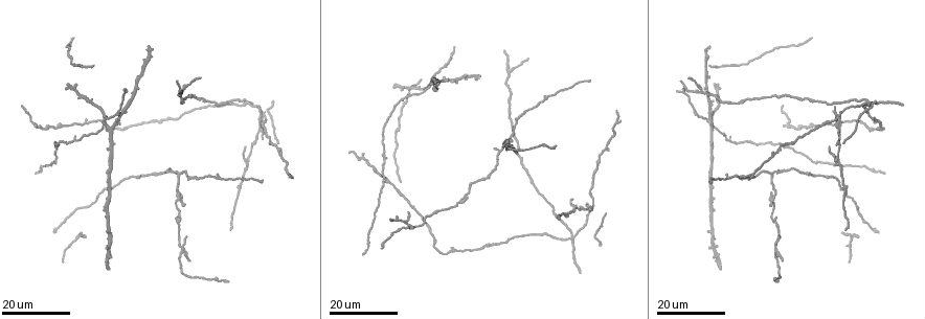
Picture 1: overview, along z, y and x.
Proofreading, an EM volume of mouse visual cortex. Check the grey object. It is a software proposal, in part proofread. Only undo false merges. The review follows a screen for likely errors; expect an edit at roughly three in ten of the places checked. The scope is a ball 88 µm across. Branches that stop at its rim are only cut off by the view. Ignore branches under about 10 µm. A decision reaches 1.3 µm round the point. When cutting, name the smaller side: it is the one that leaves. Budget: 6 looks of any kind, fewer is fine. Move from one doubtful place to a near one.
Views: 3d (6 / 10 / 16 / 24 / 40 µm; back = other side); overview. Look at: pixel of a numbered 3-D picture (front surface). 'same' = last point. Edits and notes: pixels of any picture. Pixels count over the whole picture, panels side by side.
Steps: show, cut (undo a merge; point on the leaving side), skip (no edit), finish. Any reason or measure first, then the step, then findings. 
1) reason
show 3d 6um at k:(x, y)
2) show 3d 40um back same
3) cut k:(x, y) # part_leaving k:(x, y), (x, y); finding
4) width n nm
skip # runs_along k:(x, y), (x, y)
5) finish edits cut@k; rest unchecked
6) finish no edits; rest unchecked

show 3d 16um at 1:(372, 164)

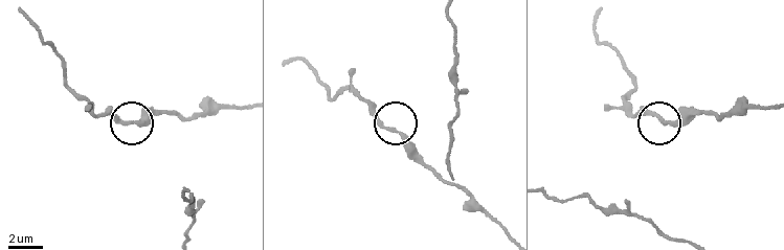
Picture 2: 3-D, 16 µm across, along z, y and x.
show 3d 10um at 2:(406, 138)

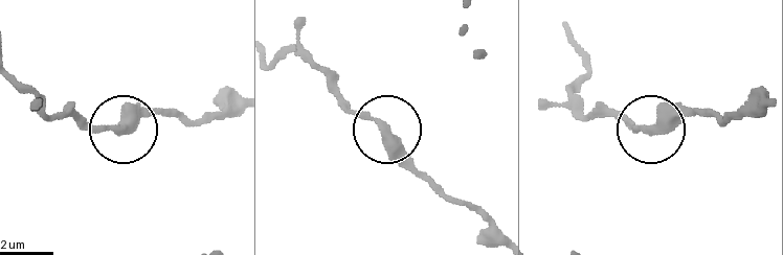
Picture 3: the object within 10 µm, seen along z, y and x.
width 300 nm
skip # runs_along 3:(501, 235), (441, 194), (394, 134), (329, 89); all the same neuron

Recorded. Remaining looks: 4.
three arms meet
show 3d 24um at 1:(105, 121)

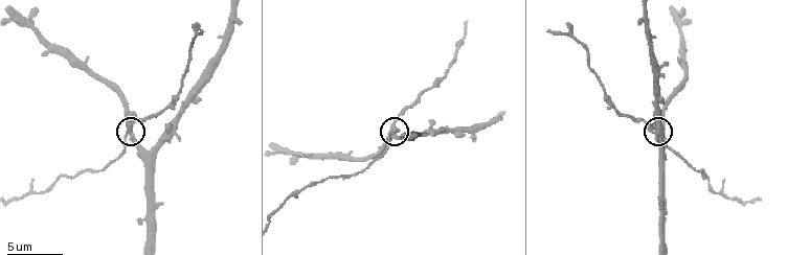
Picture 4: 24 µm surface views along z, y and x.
show 3d 10um at 4:(133, 132)

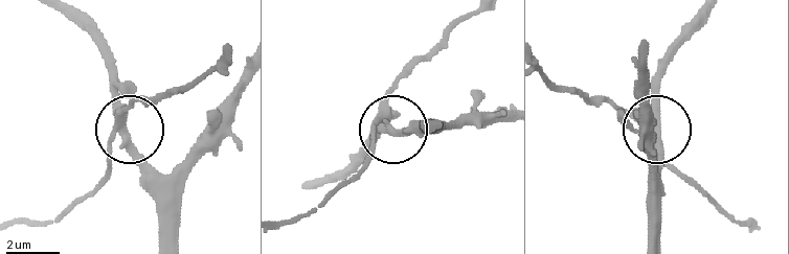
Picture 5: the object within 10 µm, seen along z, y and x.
arms 3
skip # one neuron here

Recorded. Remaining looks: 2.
three-way junction
show 3d 24um at 1:(263, 115)

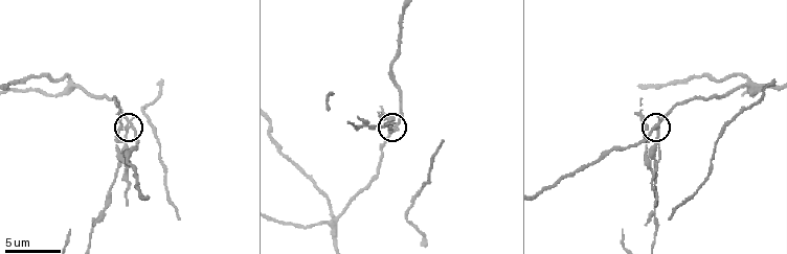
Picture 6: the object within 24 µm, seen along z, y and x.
show 3d 10um at 6:(395, 127)

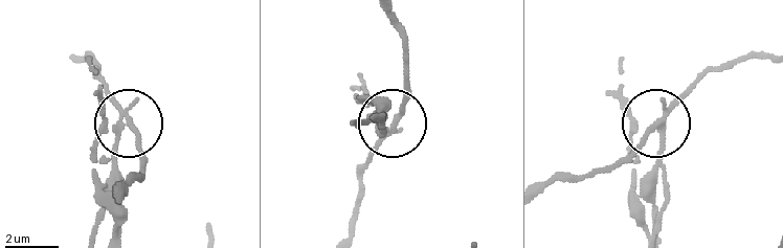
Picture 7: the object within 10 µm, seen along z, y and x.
arms 3
cut 7:(103, 125) # two neurons meet here

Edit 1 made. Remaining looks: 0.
finish edits cut@7; rest unchecked

